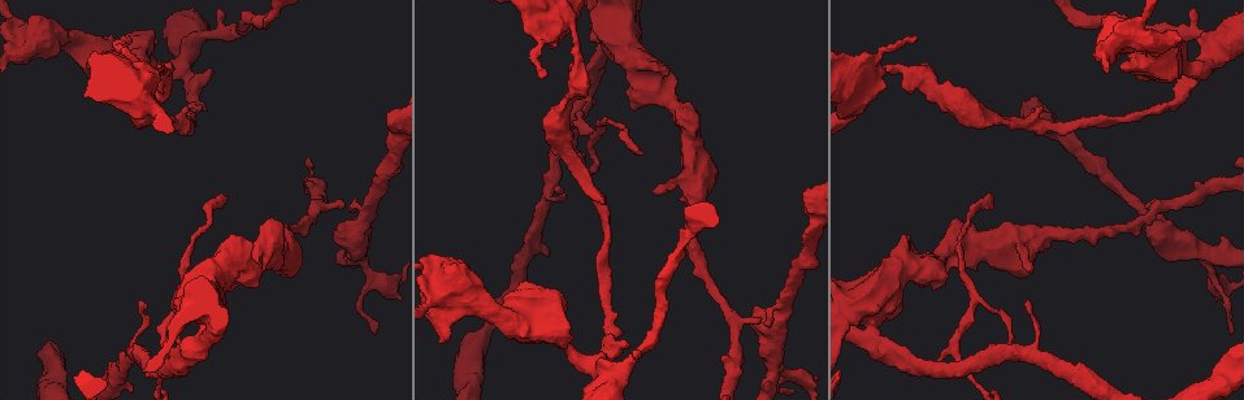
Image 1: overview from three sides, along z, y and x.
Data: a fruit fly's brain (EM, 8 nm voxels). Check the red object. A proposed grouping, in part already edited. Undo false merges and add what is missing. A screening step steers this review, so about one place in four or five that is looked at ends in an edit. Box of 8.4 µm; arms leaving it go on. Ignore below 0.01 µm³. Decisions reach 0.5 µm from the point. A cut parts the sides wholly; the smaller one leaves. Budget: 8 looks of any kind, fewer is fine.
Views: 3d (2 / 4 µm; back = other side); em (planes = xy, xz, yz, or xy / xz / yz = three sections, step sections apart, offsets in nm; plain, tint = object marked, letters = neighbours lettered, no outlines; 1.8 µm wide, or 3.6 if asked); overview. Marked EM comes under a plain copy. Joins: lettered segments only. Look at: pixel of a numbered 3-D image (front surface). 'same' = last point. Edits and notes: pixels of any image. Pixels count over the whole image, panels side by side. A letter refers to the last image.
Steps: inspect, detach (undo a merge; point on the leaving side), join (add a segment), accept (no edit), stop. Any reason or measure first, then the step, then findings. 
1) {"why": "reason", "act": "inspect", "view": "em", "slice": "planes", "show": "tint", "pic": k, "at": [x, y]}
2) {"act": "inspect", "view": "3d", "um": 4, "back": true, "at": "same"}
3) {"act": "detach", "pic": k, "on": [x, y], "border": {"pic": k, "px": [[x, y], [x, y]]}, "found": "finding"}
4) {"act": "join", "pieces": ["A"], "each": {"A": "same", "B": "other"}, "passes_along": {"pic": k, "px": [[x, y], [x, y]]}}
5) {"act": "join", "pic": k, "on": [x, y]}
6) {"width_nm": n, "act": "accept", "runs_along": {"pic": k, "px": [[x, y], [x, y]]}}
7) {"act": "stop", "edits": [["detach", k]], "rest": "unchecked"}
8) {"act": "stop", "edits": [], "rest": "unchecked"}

{"why": "sudden change in width", "act": "inspect", "view": "em", "um": 3.6, "slice": "planes", "show": "tint", "pic": 1, "at": [541, 44]}

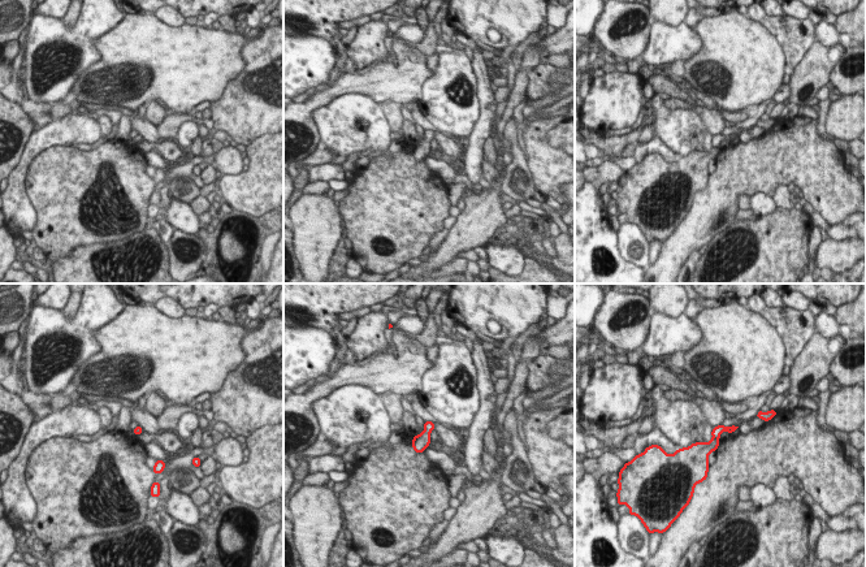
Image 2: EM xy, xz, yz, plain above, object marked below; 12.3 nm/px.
{"why": "see the neighbours", "act": "inspect", "view": "em", "um": 3.6, "slice": "planes", "show": "letters", "at": "same"}

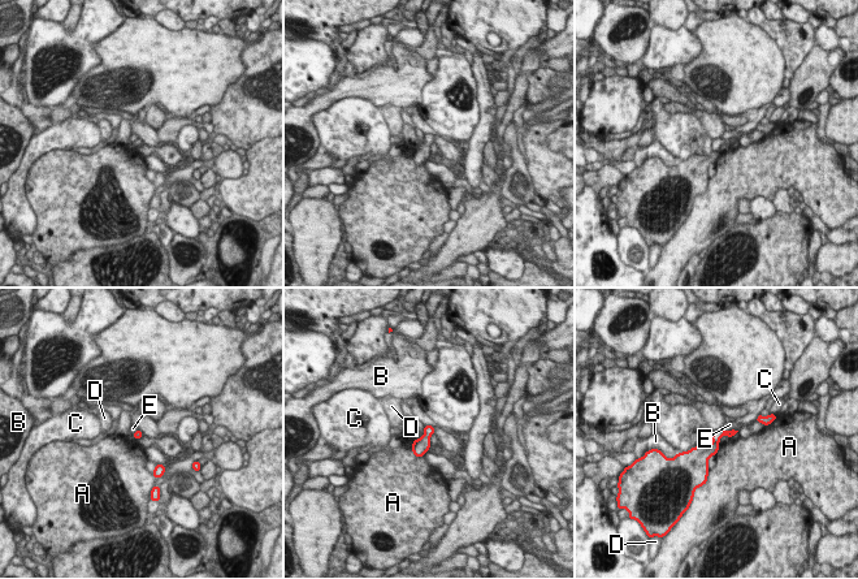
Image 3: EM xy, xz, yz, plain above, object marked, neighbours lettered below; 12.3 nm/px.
{"act": "detach", "pic": 3, "on": [700, 456], "each": {"A": "other", "B": "other", "C": "other", "D": "other", "E": "other"}, "border": {"pic": 3, "px": [[713, 443], [718, 444]]}, "found": "a second neuron is stuck on"}

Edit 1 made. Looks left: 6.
{"why": "redraw", "act": "inspect", "view": "overview"}

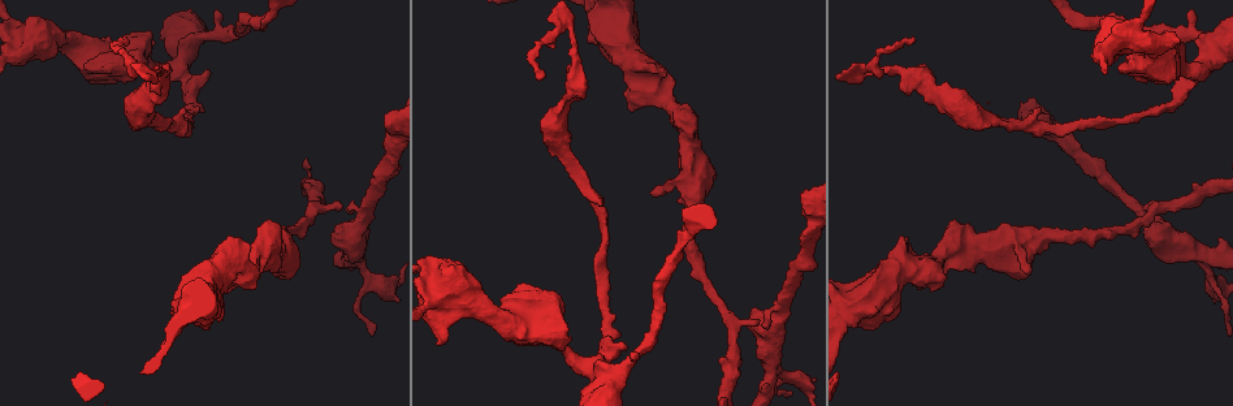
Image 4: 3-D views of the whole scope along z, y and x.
{"why": "thin neck", "act": "inspect", "view": "em", "slice": "planes", "show": "tint", "pic": 4, "at": [758, 322]}

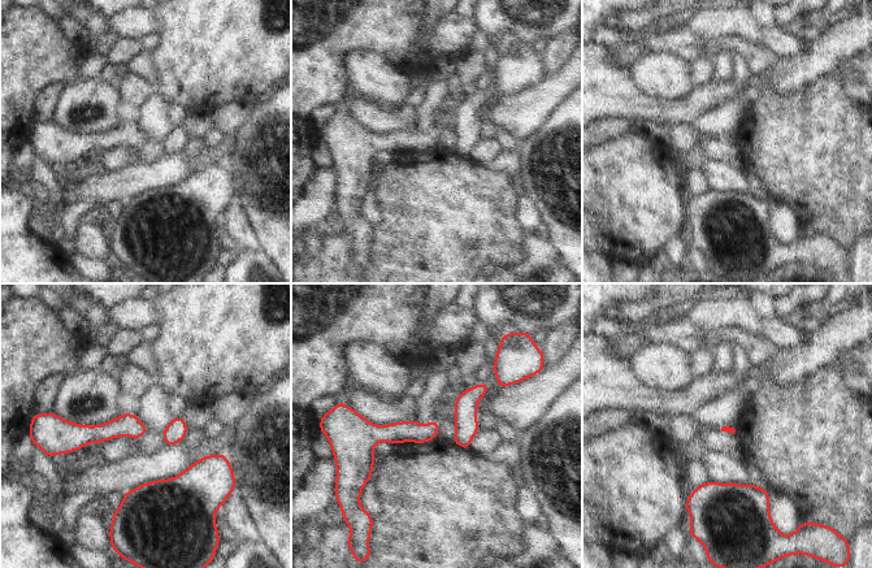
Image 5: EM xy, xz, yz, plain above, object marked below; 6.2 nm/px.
{"why": "see the neighbours", "act": "inspect", "view": "em", "slice": "planes", "show": "letters", "at": "same"}

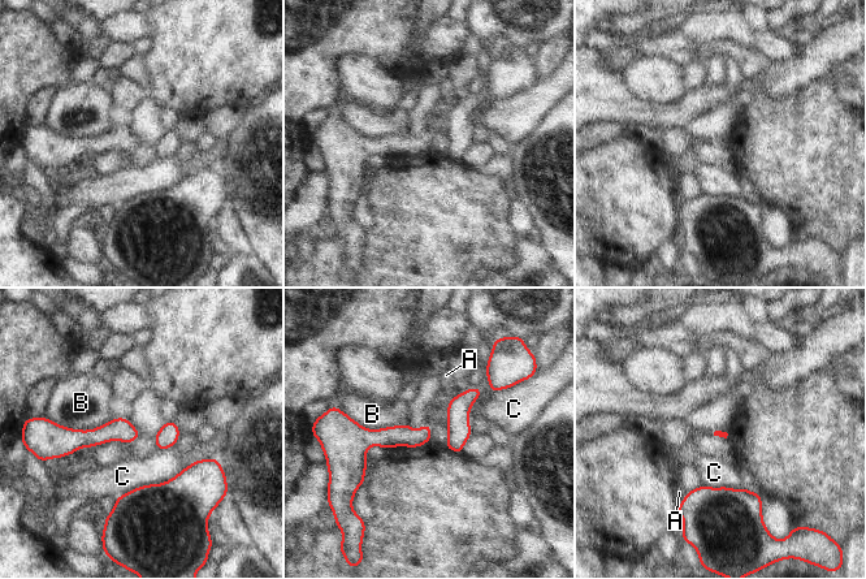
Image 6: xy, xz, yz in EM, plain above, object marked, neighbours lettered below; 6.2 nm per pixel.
{"longest_contact_nm": ["C", 700], "act": "accept", "each": {"A": "other", "B": "other", "C": "other"}, "border": {"pic": 6, "px": [[115, 418], [87, 430], [48, 419]]}, "found": "continuous, no second neuron"}

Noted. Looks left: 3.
{"act": "stop", "edits": [["detach", 3]], "rest": "unchecked"}

